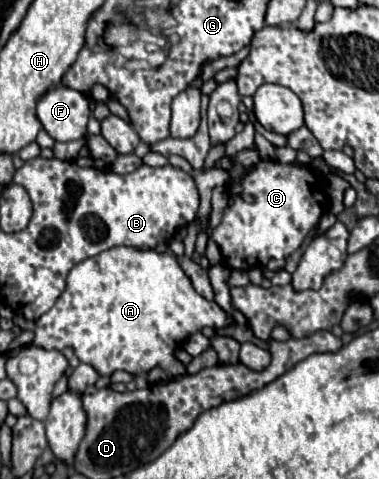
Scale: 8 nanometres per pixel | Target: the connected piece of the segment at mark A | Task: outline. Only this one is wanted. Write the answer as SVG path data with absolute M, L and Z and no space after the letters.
M120 245L102 251L100 255L94 255L86 261L80 261L70 269L64 293L58 297L54 307L36 321L36 337L32 345L58 351L62 351L64 347L72 347L76 357L82 363L94 367L100 375L110 375L118 369L132 375L142 375L154 367L162 367L162 371L170 379L180 379L182 375L186 375L186 367L176 359L174 351L184 343L188 335L208 325L210 313L206 305L216 305L216 301L206 301L194 291L192 281L182 271L178 259L172 253Z

